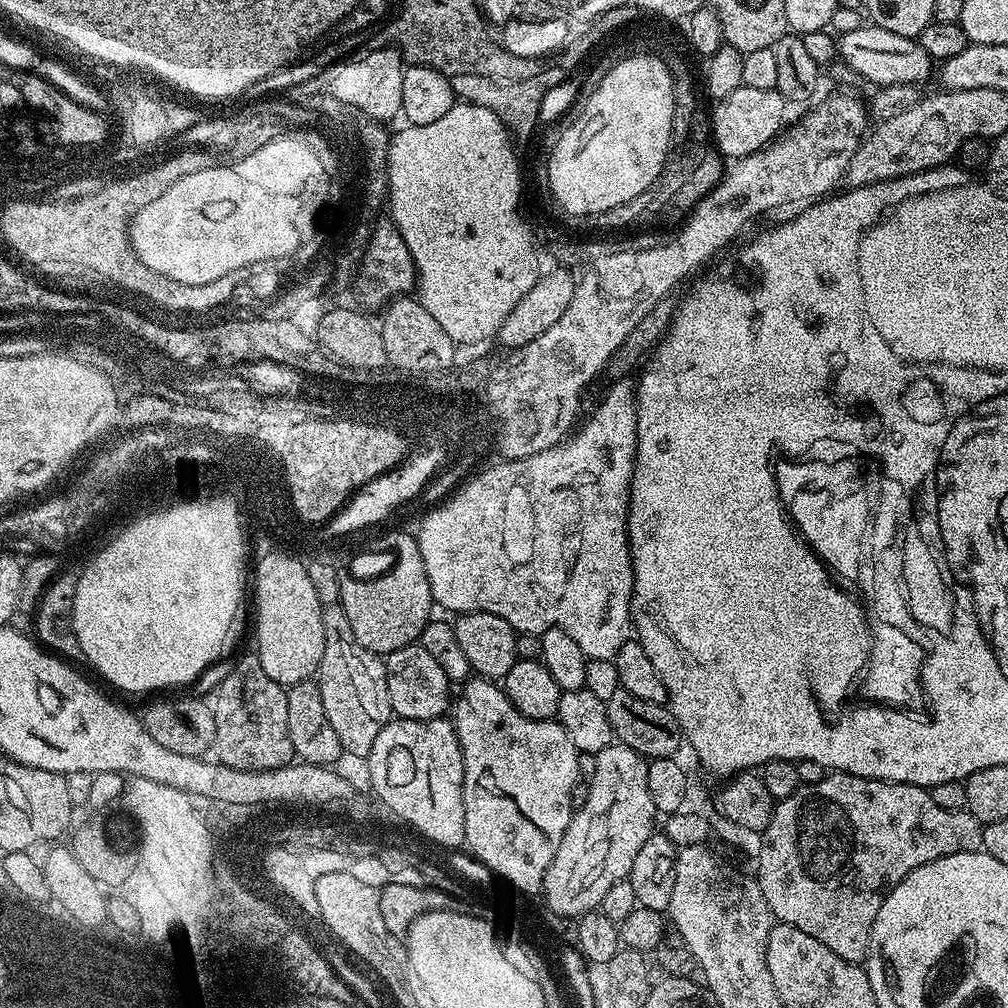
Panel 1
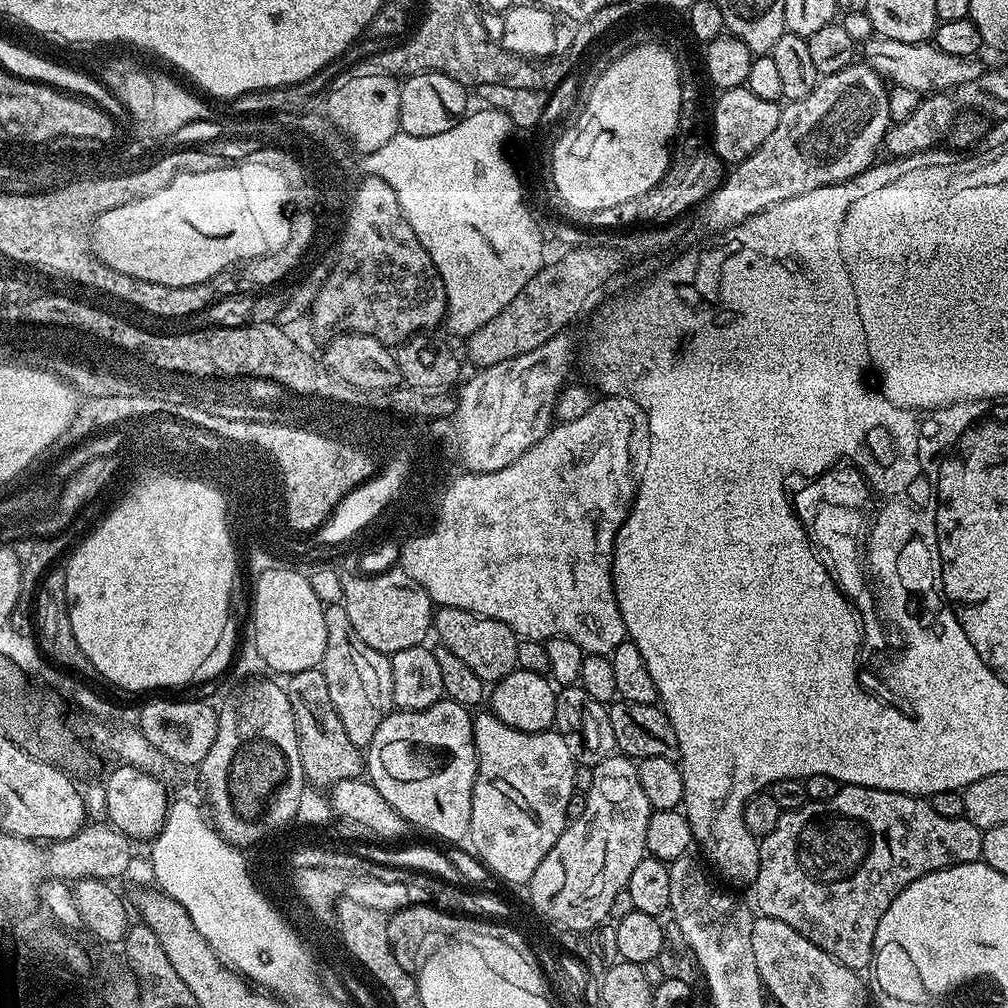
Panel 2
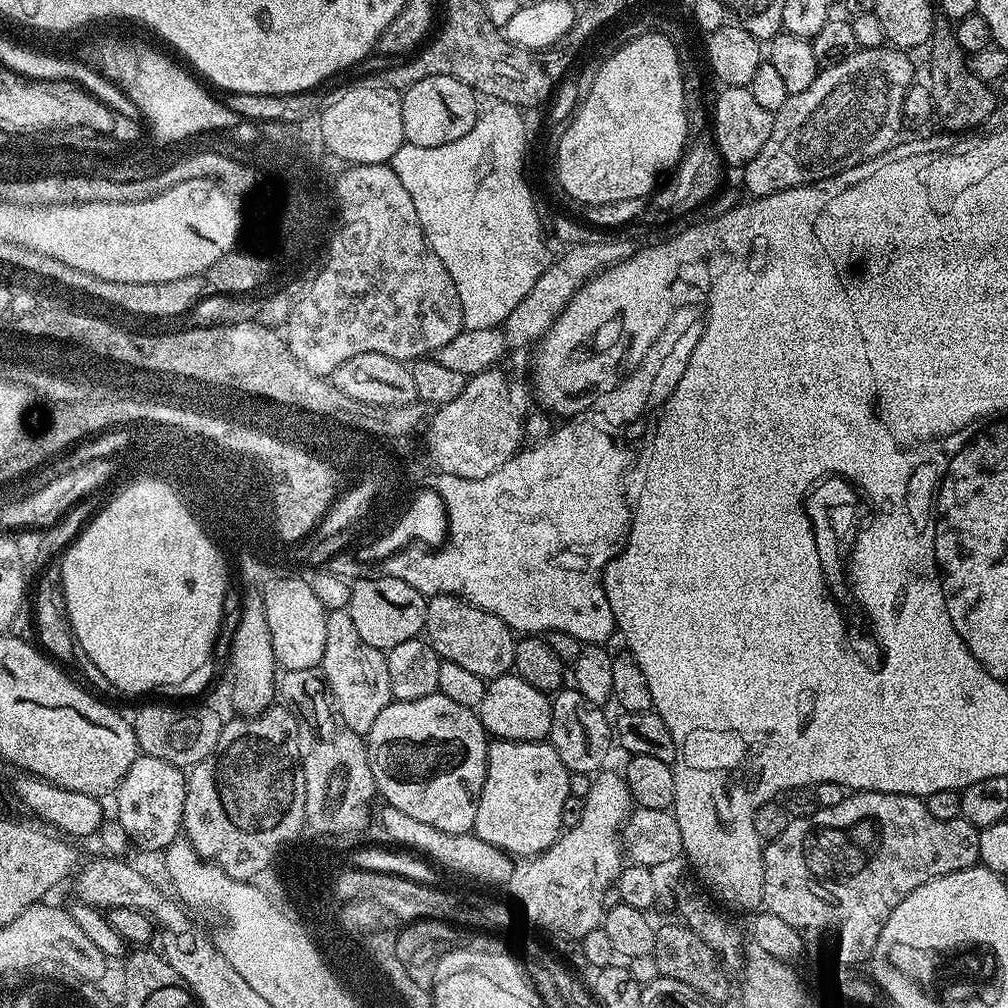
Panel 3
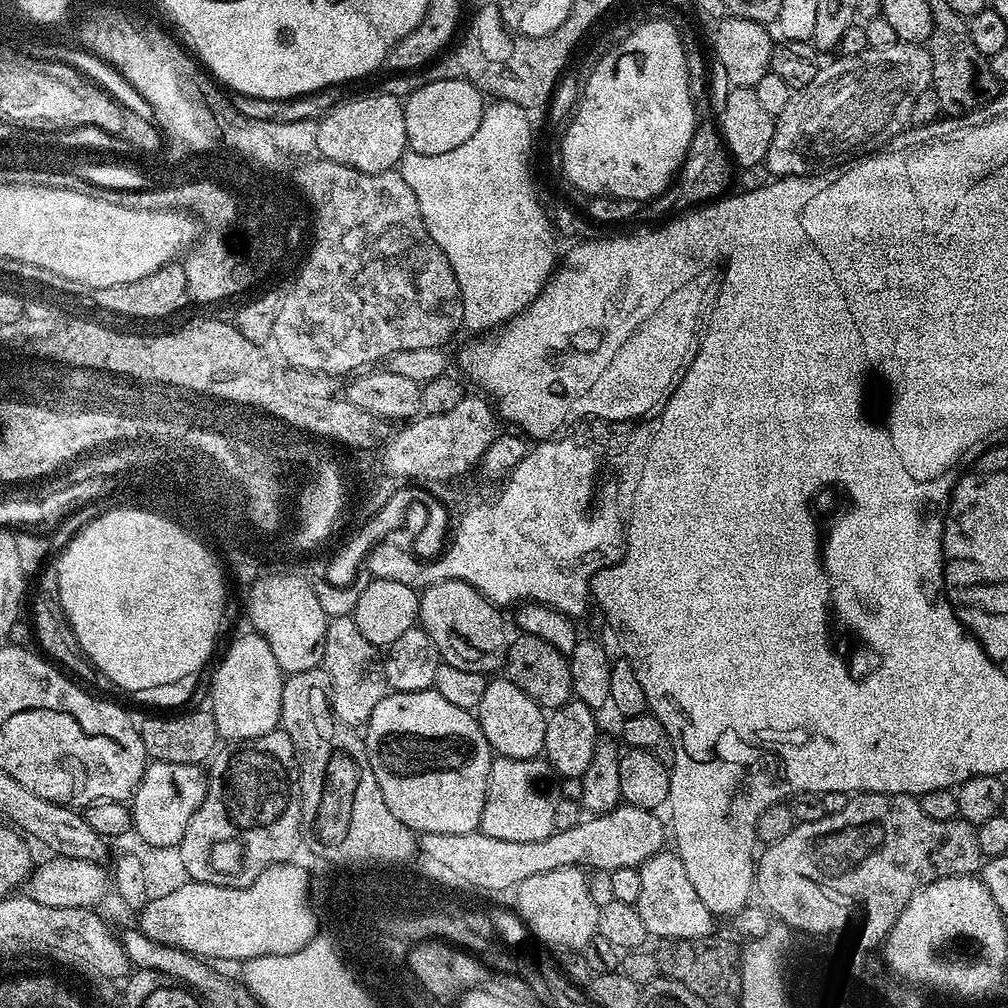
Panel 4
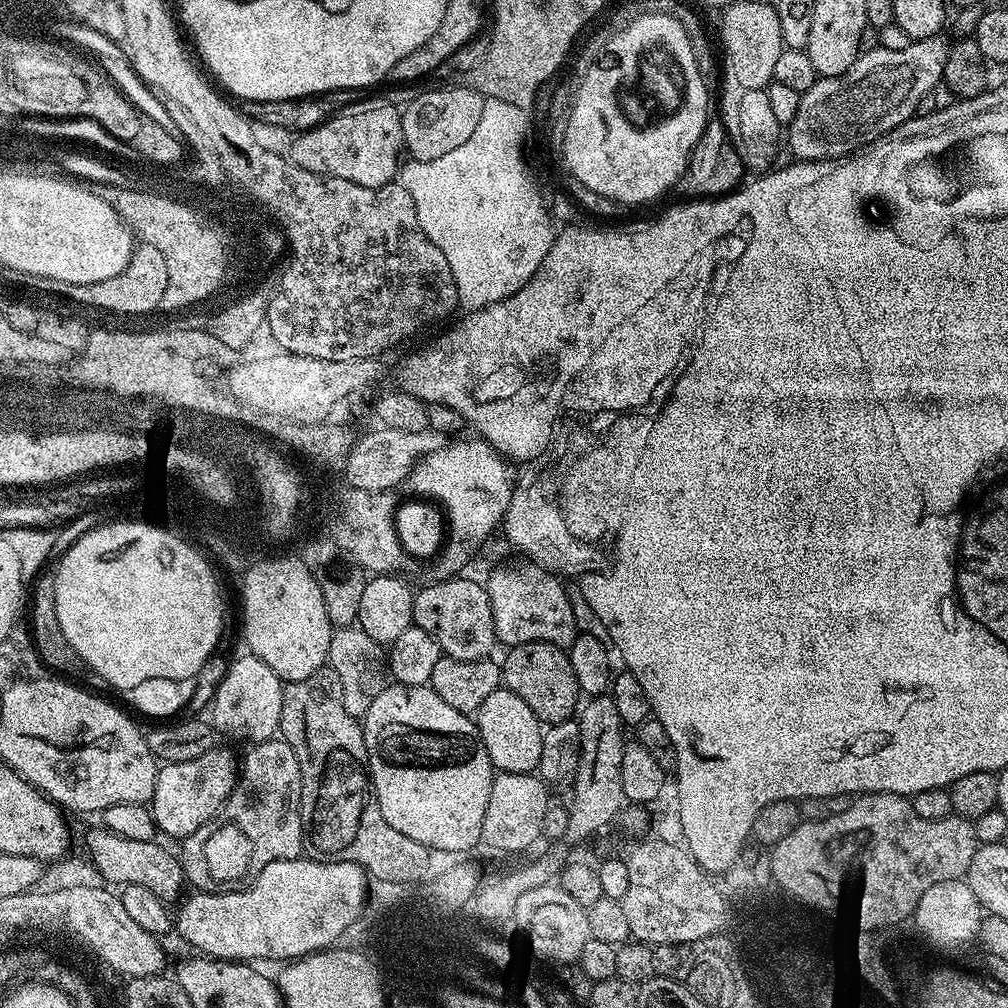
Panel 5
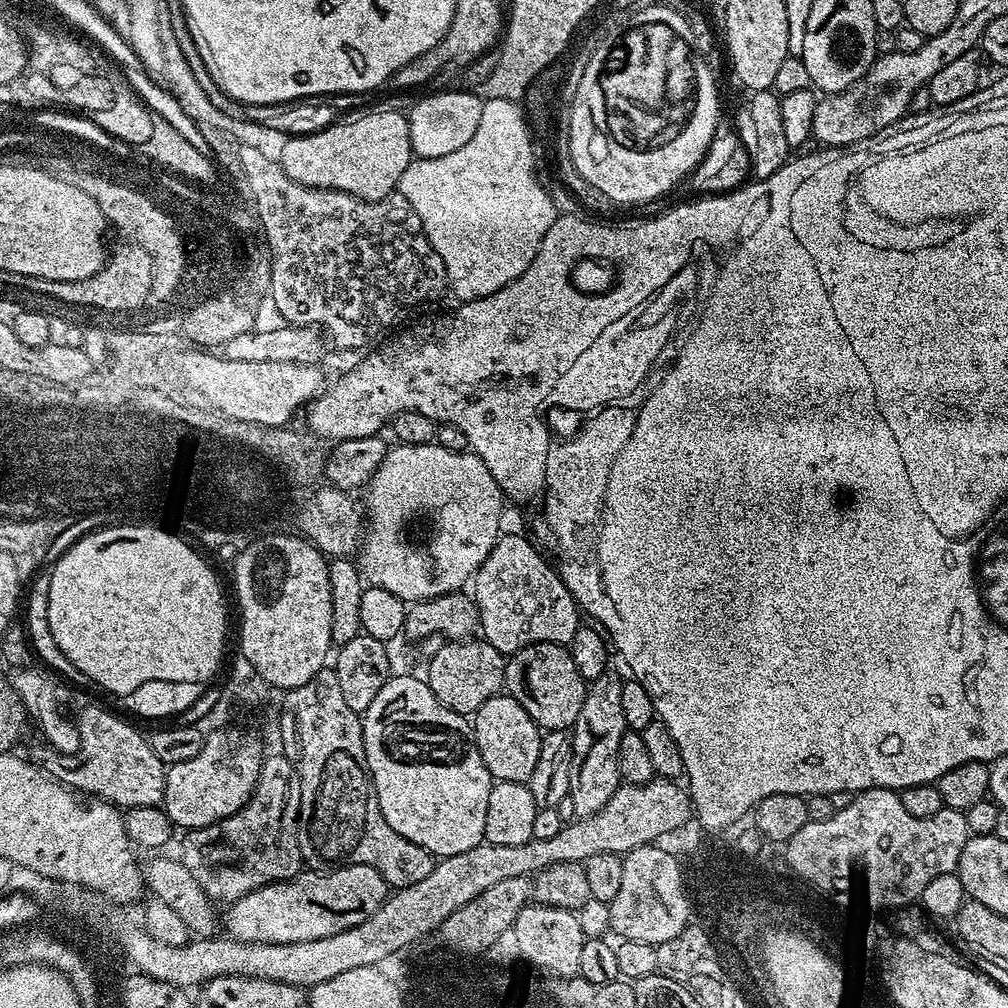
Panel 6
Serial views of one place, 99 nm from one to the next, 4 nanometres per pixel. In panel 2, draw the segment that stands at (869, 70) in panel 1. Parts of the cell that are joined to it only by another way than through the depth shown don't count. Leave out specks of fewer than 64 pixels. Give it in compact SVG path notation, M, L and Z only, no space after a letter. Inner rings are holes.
M871 38L864 44L863 63L873 68L885 81L898 87L905 87L921 94L948 92L954 90L962 82L974 82L986 71L986 64L980 61L979 55L955 56L942 54L935 43L894 42L883 38Z

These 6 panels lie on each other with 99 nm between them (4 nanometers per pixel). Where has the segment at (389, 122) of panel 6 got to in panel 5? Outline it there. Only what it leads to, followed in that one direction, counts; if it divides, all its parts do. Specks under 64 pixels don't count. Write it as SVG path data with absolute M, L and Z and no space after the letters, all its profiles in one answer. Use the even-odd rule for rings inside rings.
M376 104L373 108L360 108L349 116L337 114L331 120L325 120L316 128L308 132L299 133L293 139L290 147L290 159L295 164L302 166L311 172L326 174L334 178L346 178L350 182L358 182L358 186L370 186L380 188L384 184L393 183L397 179L398 169L401 167L402 149L402 122L400 112L392 104Z

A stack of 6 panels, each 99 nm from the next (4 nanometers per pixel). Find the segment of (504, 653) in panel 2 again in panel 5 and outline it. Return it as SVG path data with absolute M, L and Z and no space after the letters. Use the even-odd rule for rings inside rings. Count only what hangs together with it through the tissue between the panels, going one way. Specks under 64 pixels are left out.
M440 578L412 597L412 623L438 642L449 660L487 660L498 648L487 587L476 580Z

